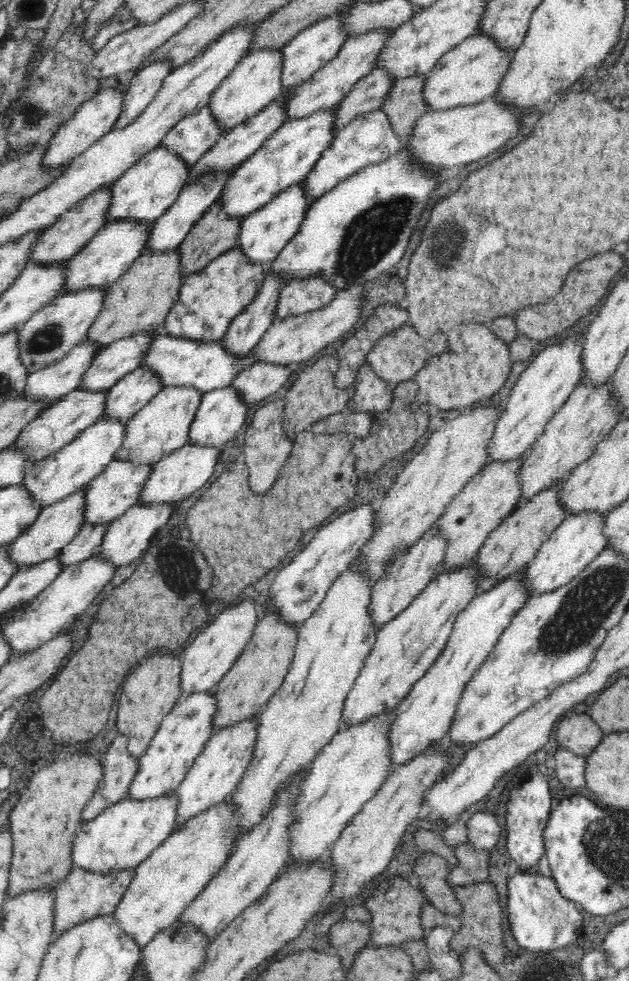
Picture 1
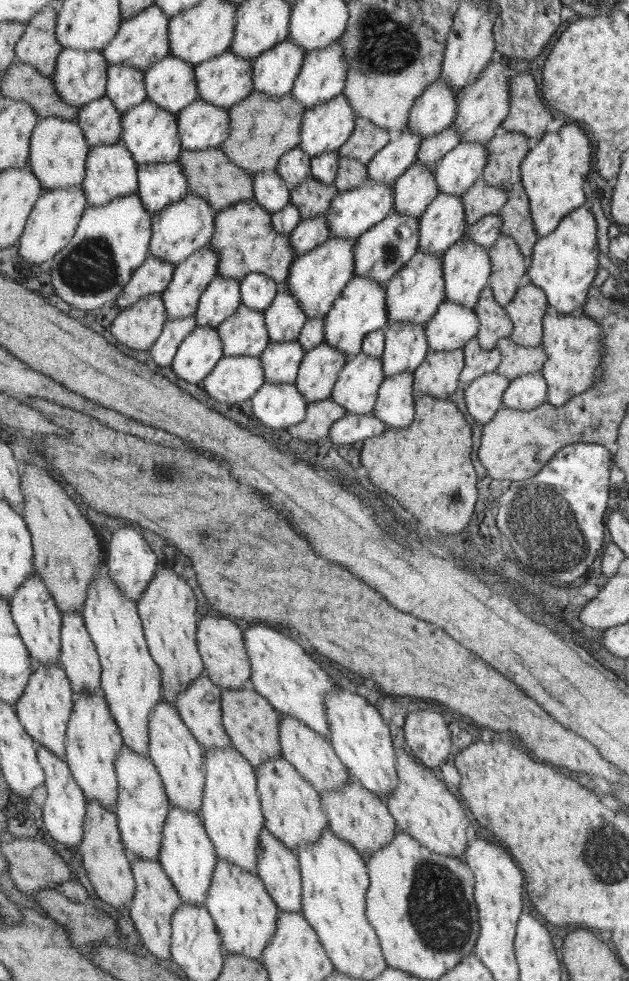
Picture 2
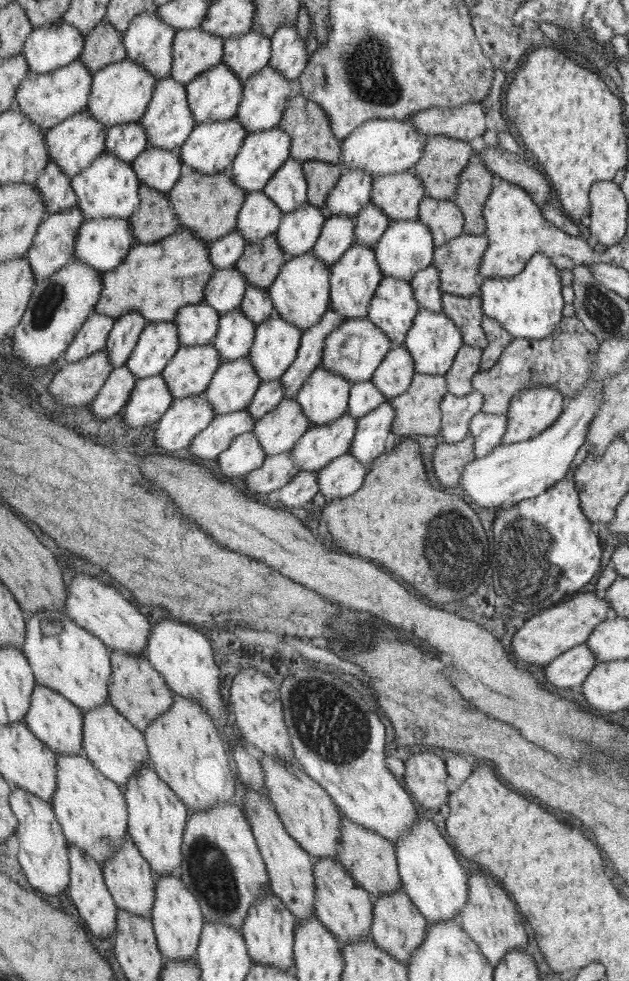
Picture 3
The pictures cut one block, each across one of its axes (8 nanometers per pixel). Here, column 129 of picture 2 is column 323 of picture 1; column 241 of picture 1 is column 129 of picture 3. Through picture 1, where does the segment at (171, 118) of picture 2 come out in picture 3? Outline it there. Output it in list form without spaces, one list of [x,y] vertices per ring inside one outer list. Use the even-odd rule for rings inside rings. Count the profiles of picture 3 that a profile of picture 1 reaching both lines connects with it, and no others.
[[[103,153],[90,167],[71,178],[74,192],[78,196],[77,208],[86,220],[96,218],[129,219],[141,204],[140,180],[130,163]]]

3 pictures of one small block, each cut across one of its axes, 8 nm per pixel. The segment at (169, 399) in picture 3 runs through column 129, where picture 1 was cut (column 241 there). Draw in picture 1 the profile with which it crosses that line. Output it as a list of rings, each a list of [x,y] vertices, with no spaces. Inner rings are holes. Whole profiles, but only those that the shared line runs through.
[[[231,386],[204,393],[187,432],[188,443],[195,446],[223,448],[226,442],[240,432],[242,424],[246,422],[246,409],[249,407]]]

